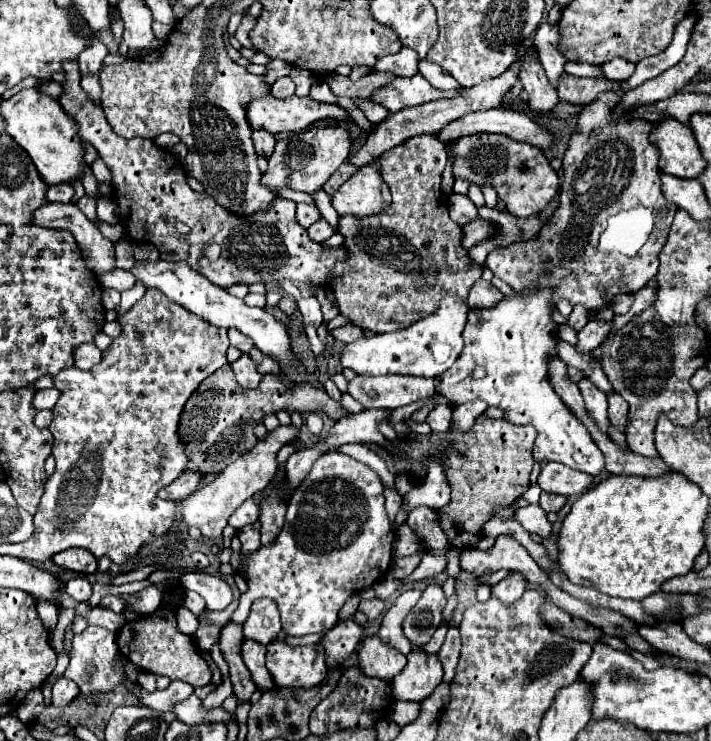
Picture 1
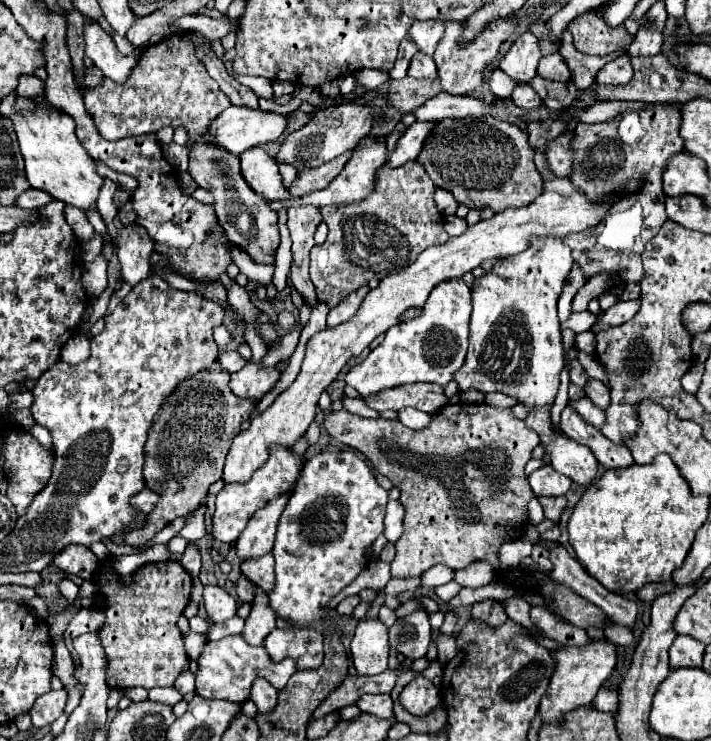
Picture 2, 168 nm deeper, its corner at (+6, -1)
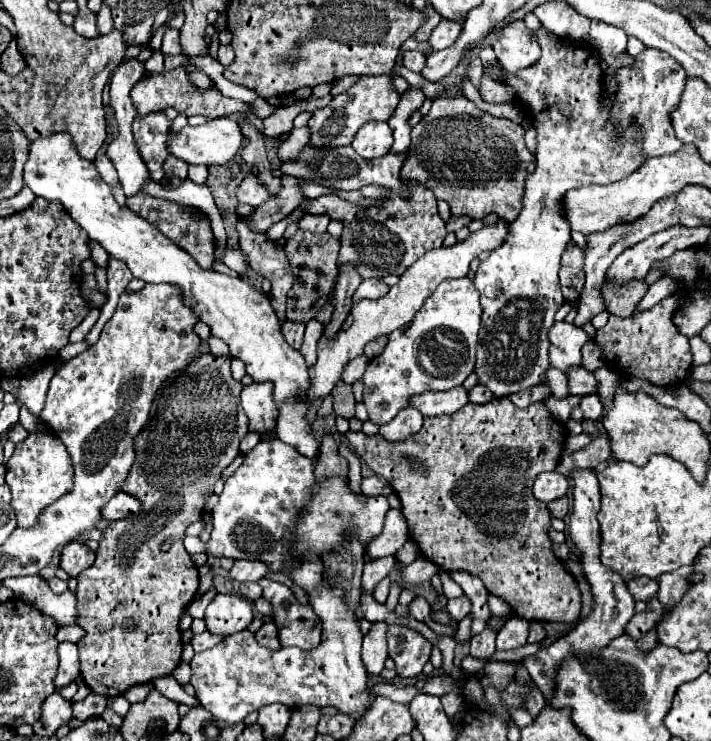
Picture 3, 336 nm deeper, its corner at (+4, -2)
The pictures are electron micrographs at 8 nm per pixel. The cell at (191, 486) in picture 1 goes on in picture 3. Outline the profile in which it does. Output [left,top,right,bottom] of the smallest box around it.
[100,491,140,521]

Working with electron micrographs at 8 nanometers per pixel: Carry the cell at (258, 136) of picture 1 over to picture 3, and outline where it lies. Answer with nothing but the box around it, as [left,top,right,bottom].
[236,175,270,207]

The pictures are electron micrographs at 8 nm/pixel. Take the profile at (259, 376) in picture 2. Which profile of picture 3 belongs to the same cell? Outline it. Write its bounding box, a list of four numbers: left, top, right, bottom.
[242,383,278,435]

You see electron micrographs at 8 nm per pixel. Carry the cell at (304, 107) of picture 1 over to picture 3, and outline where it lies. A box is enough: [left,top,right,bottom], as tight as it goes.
[166,117,244,165]

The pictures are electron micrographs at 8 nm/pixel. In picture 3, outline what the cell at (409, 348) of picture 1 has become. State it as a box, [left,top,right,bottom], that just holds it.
[364,277,482,425]

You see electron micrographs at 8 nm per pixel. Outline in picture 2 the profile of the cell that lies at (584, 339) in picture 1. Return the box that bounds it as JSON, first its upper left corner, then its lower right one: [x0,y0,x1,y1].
[592,300,640,334]

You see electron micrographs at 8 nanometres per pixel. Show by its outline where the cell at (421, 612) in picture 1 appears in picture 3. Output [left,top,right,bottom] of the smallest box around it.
[388,625,432,679]

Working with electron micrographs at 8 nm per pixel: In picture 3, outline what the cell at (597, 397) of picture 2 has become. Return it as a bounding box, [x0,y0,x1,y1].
[566,369,596,395]

